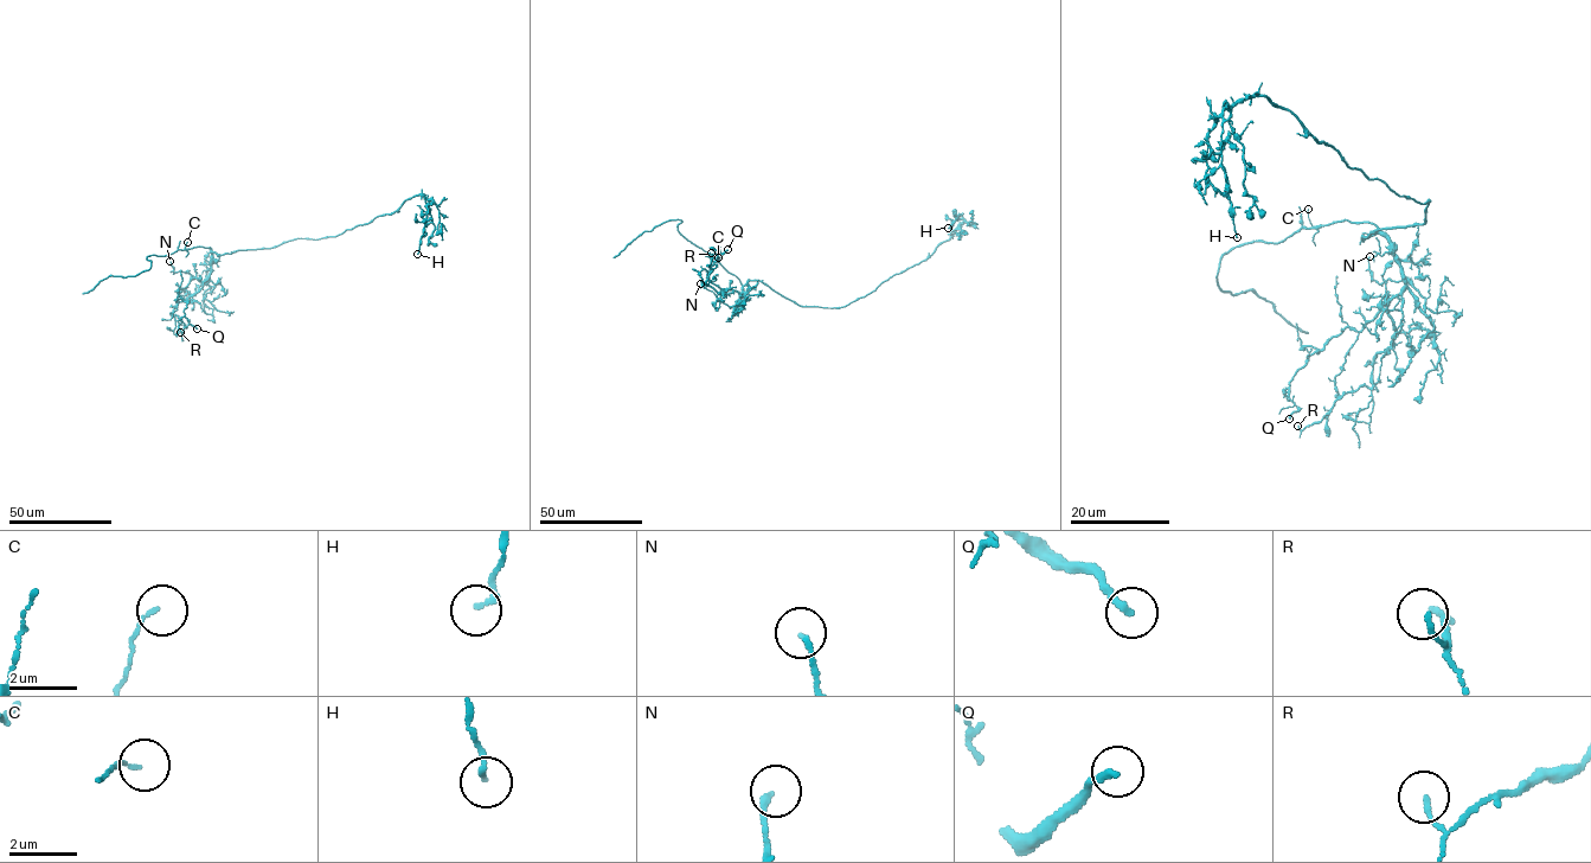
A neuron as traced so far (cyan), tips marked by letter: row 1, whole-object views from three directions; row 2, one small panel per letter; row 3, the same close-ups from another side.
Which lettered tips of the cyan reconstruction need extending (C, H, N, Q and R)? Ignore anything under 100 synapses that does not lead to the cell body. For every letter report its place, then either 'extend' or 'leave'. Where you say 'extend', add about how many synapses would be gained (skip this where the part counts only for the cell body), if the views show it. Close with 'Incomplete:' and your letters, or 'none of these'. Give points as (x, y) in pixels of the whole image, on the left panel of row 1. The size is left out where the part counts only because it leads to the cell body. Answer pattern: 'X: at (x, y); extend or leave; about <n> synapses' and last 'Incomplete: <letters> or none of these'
C: at (187, 242); leave
H: at (417, 254); leave
N: at (169, 261); leave
Q: at (197, 328); leave
R: at (180, 332); leave
Incomplete: none of these

